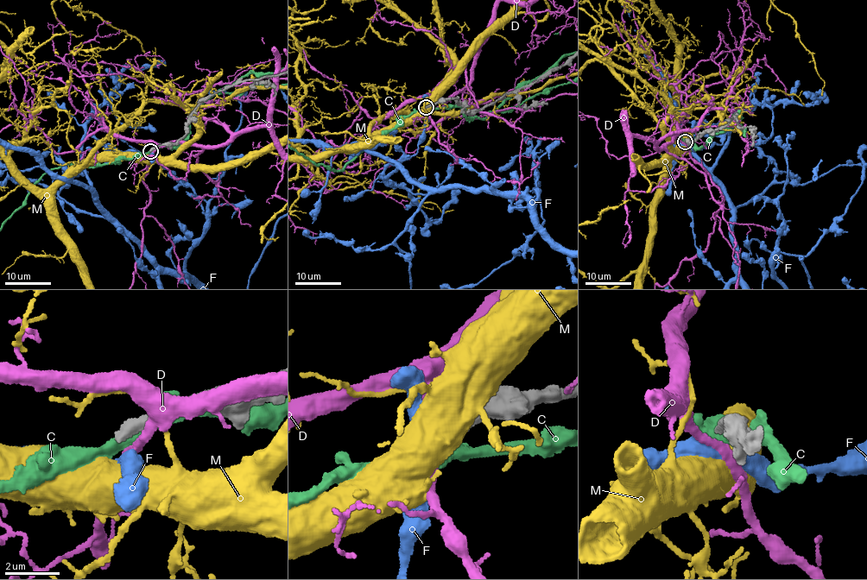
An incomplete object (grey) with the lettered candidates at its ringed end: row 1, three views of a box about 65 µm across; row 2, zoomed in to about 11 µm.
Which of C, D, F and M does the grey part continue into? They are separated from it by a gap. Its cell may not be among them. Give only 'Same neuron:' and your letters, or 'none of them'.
Same neuron: none of them

